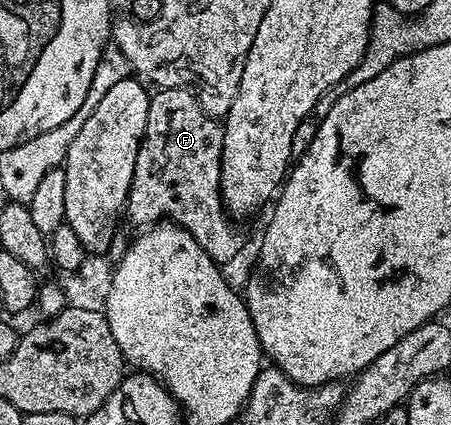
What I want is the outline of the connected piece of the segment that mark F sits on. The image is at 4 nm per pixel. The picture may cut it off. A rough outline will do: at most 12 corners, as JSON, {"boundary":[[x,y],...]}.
{"boundary":[[155,90],[125,214],[183,227],[215,263],[242,251],[222,203],[224,127]]}

